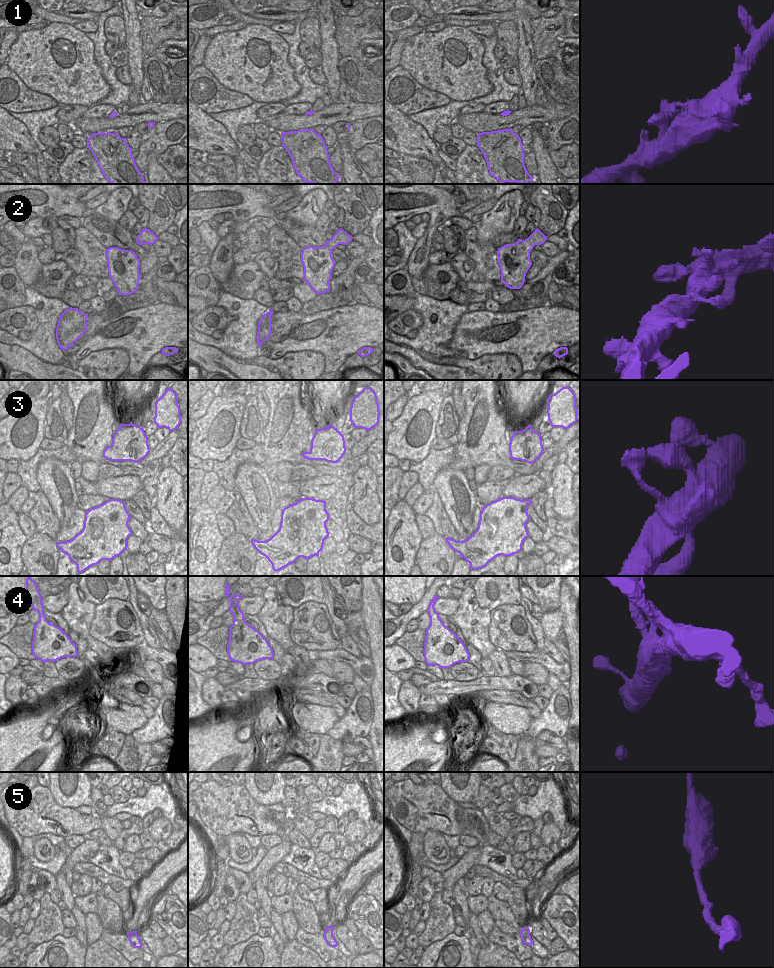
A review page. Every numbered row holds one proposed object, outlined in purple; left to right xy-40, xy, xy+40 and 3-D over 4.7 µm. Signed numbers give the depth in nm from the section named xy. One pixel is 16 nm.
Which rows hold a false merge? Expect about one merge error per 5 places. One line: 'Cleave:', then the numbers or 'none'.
Cleave: none

